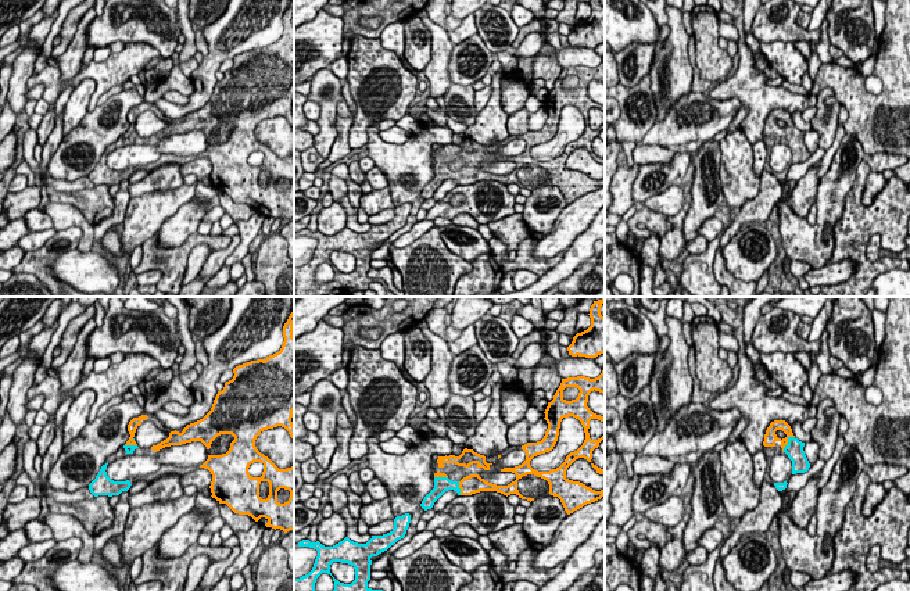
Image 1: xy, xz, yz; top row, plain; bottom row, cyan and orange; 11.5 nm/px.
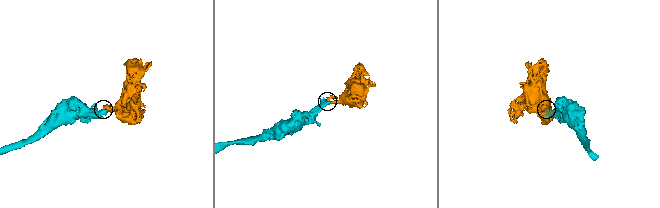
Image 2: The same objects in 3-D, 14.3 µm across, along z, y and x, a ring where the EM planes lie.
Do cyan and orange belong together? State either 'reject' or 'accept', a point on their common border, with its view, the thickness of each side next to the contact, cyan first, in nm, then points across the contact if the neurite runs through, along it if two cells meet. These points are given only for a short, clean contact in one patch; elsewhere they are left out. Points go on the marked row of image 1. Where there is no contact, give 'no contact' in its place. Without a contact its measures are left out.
accept | yz (788, 443) | 200/160 nm | across yz (794, 450), (788, 443), (770, 437)

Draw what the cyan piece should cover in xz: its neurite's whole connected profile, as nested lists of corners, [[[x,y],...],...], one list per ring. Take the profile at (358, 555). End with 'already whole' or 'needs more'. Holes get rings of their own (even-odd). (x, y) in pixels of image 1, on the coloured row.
[[[405,513],[394,519],[394,529],[383,536],[372,536],[366,544],[358,544],[345,537],[343,541],[333,547],[325,547],[319,541],[311,542],[302,540],[298,547],[309,547],[318,551],[312,570],[300,577],[294,579],[294,591],[315,591],[316,579],[322,573],[330,573],[330,565],[333,562],[348,563],[355,569],[355,580],[351,584],[340,583],[333,577],[333,591],[383,591],[372,590],[368,587],[370,580],[370,565],[372,556],[387,551],[398,540],[404,538],[411,523],[411,515]]] | already whole

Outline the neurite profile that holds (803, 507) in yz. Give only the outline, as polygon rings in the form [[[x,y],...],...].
[[[820,472],[816,473],[803,488],[796,492],[796,497],[789,509],[792,522],[800,527],[807,529],[810,517],[816,513],[820,491],[817,490],[817,481]]]

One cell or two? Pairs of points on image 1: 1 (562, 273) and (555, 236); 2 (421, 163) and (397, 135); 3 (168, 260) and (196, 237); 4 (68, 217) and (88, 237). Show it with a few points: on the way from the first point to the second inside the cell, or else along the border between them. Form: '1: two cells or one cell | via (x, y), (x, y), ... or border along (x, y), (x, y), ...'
1: two cells | border along (587, 229), (563, 251)
2: two cells | border along (379, 131), (394, 143), (411, 135)
3: one cell | via (175, 258), (189, 244)
4: one cell | via (75, 218), (88, 230)

